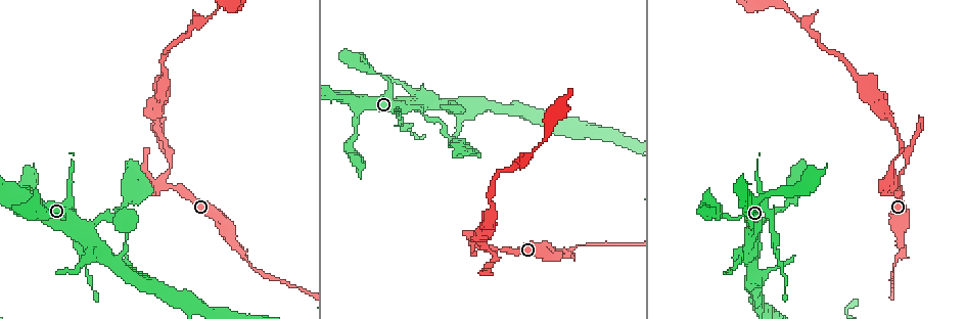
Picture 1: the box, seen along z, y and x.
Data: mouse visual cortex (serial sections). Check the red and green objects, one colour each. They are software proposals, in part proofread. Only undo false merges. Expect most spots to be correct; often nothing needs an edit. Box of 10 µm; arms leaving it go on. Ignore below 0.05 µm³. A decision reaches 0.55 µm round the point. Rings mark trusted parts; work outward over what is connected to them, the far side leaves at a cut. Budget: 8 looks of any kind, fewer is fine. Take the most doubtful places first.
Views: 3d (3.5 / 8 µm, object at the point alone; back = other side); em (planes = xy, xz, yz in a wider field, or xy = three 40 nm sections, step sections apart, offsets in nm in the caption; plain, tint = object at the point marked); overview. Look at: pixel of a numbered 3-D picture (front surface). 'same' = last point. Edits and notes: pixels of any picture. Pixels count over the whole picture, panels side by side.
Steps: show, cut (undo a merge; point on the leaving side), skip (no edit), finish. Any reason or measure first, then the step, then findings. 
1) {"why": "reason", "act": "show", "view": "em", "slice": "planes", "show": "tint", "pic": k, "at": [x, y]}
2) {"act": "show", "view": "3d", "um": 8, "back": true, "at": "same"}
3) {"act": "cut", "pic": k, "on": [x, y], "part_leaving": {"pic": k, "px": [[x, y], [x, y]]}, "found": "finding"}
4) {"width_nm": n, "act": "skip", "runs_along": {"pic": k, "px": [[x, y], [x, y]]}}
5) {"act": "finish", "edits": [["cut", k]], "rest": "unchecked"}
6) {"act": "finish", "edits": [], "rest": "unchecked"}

{"why": "abrupt turn", "act": "show", "view": "3d", "um": 8, "pic": 1, "at": [166, 187]}

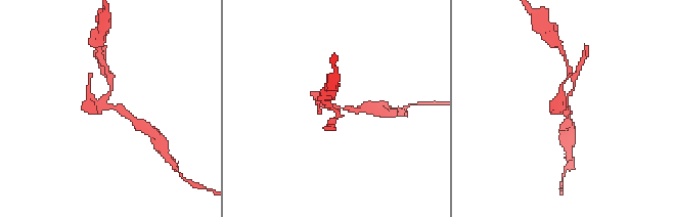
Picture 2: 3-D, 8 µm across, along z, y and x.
{"why": "shape alone is not enough", "act": "show", "view": "em", "slice": "xy", "step": 3, "show": "tint", "at": "same"}

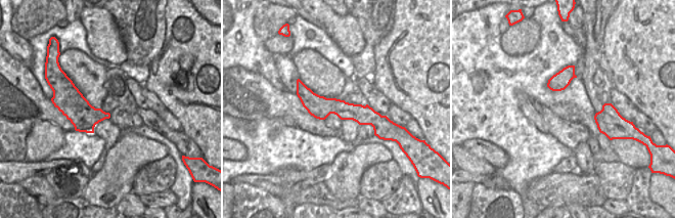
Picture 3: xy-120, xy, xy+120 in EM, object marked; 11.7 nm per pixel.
{"act": "skip", "found": "continuous, no second cell"}

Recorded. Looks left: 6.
{"why": "side arm on a straight run", "act": "show", "view": "em", "slice": "xy", "step": 3, "show": "tint", "pic": 1, "at": [85, 229]}

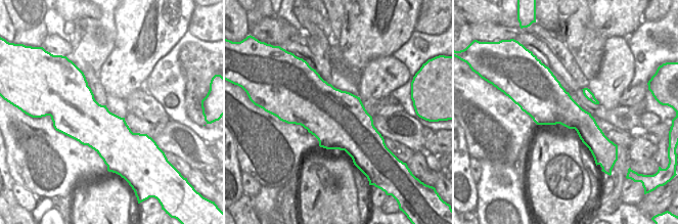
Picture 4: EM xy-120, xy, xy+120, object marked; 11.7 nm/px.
{"act": "show", "view": "3d", "um": 3.5, "at": "same"}

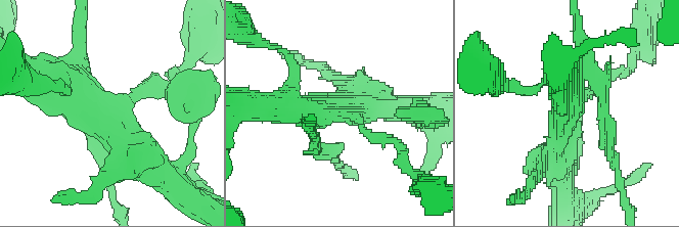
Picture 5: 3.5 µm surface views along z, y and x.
{"act": "skip", "runs_along": {"pic": 5, "px": [[55, 80], [93, 118], [166, 83]]}, "found": "one cell here"}

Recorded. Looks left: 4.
{"why": "calibre changes", "act": "show", "view": "3d", "um": 3.5, "pic": 1, "at": [40, 211]}

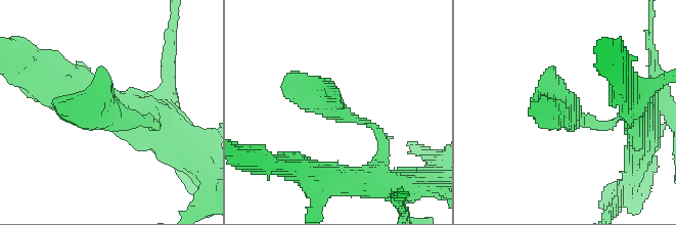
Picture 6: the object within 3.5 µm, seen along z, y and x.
{"act": "show", "view": "em", "slice": "xy", "step": 5, "show": "tint", "pic": 6, "at": [107, 114]}

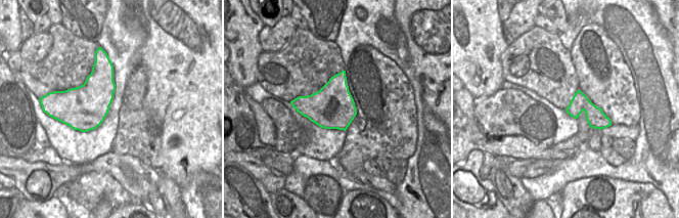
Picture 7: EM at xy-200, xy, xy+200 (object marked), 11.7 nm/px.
{"width_nm": 500, "act": "skip", "runs_along": {"pic": 6, "px": [[382, 147], [370, 124], [282, 87]]}, "found": "one cell here"}

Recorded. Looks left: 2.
{"act": "finish", "edits": [], "rest": "unchecked"}

